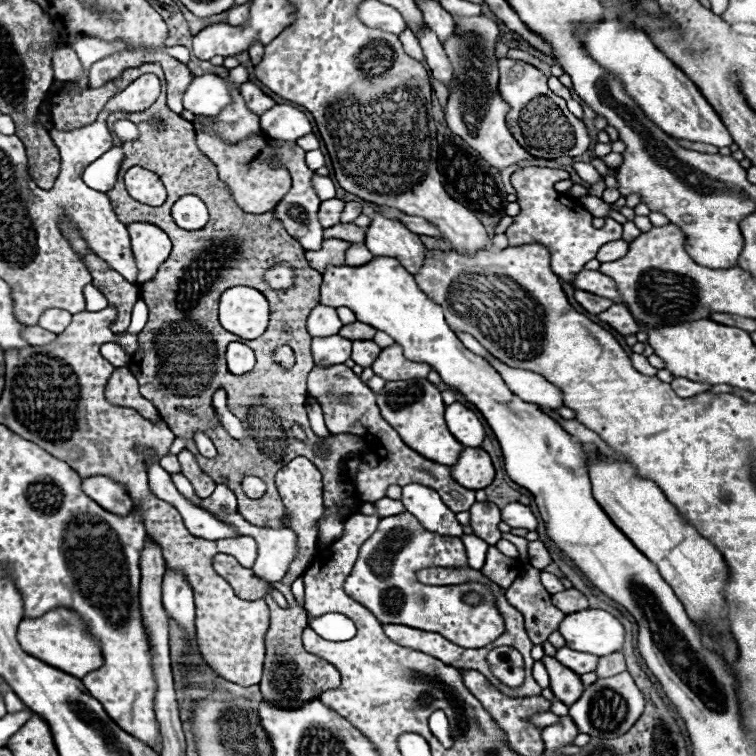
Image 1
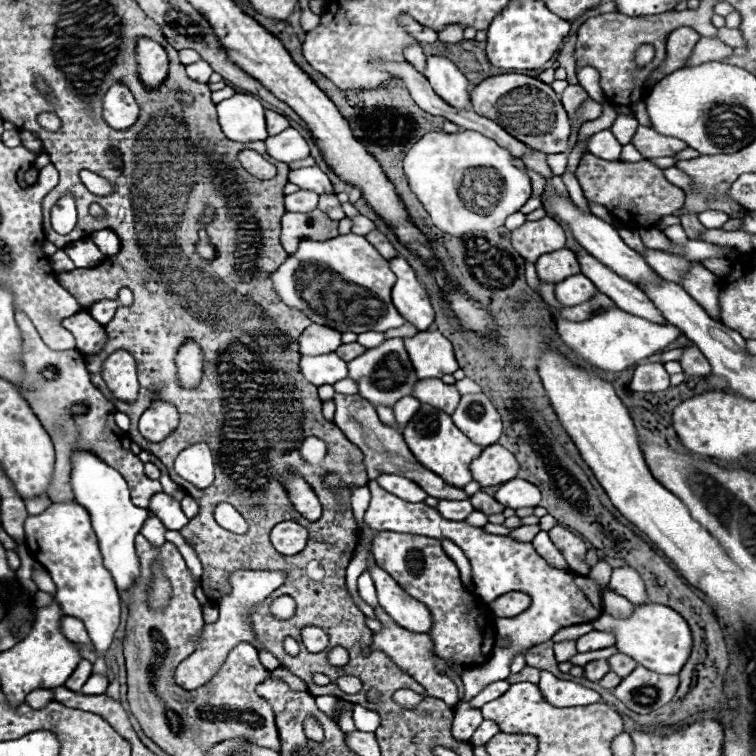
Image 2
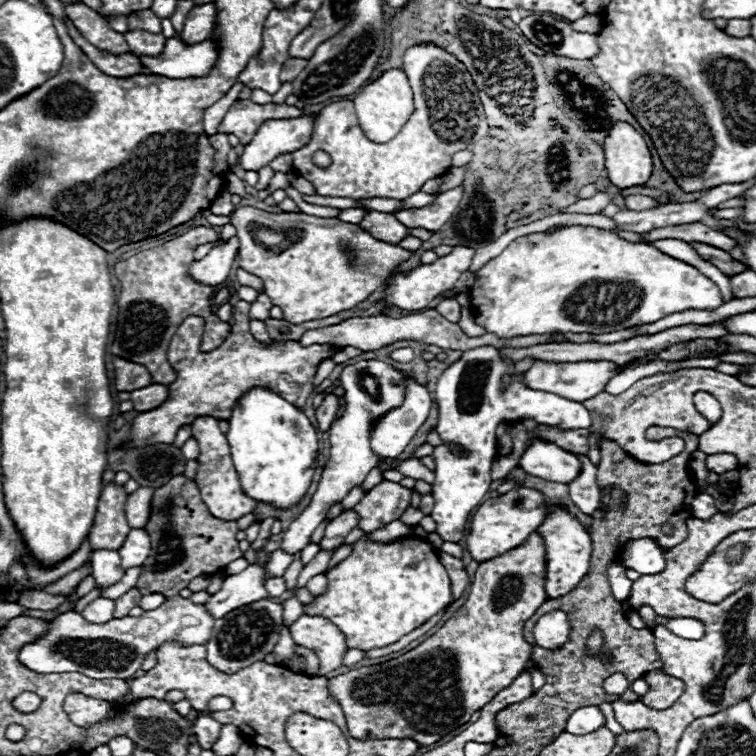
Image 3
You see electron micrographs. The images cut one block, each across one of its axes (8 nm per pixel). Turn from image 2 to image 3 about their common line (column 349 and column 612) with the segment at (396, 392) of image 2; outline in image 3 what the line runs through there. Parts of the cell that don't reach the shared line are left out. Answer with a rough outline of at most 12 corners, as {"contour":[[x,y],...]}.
{"contour":[[534,362],[524,384],[582,402],[614,376],[612,362]]}

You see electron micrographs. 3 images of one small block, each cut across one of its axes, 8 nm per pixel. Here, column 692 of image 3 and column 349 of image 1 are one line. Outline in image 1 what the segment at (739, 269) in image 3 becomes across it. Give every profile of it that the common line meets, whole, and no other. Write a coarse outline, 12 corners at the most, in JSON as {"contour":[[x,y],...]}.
{"contour":[[330,238],[306,260],[318,272],[342,266],[350,242]]}

